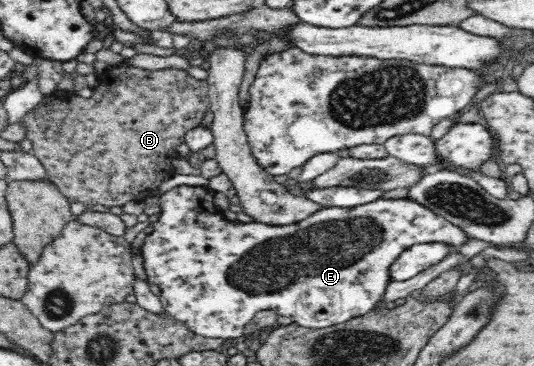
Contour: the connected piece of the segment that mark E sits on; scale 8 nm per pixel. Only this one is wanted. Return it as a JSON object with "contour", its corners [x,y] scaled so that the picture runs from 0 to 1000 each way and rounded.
{"contour":[[[339,505],[313,525],[298,527],[298,598],[285,612],[287,634],[273,645],[268,672],[260,683],[268,702],[273,749],[279,754],[277,770],[298,784],[298,817],[311,847],[311,858],[322,863],[337,885],[346,888],[367,918],[388,926],[416,926],[421,932],[423,926],[444,926],[455,918],[457,893],[472,880],[478,858],[489,847],[513,847],[522,861],[543,869],[545,883],[560,885],[569,896],[601,899],[652,880],[659,869],[691,852],[710,831],[710,820],[721,803],[725,776],[732,770],[725,732],[740,716],[740,705],[747,699],[749,689],[755,689],[755,680],[775,667],[824,661],[826,667],[850,672],[854,683],[860,683],[863,672],[871,672],[884,653],[865,623],[848,615],[845,604],[815,585],[807,571],[796,568],[792,560],[781,557],[760,538],[738,546],[706,544],[661,568],[605,566],[597,579],[571,601],[564,601],[564,607],[507,615],[478,601],[466,609],[446,601],[431,604],[418,587],[416,574],[403,560],[403,541],[399,538],[403,527],[403,519],[384,511],[384,505]]]}

